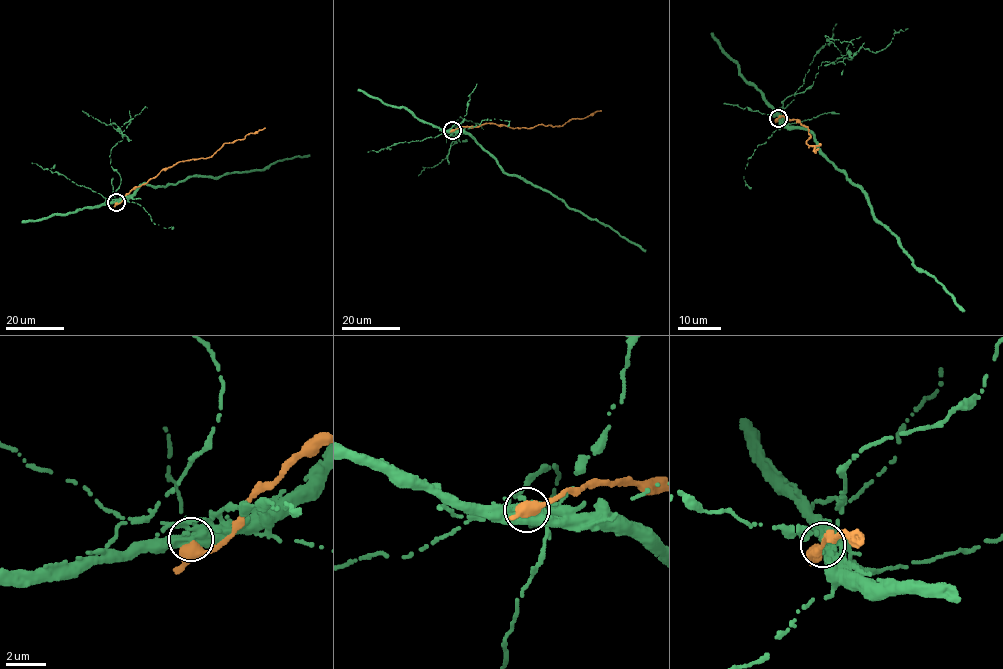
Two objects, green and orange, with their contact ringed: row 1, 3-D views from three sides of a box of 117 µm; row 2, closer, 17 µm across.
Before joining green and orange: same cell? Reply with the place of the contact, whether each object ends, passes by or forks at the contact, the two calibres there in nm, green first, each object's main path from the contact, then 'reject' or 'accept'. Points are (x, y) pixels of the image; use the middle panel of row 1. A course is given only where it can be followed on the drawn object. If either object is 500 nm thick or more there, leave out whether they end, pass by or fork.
place (452, 130); green forks; orange passes by; calibres 360 and 400 nm; course green (452, 130), (469, 135), (508, 174), (518, 175), (548, 190), (570, 208), (596, 219), (645, 252); course orange (452, 130), (486, 123), (514, 128), (560, 126), (574, 118), (601, 111); reject

